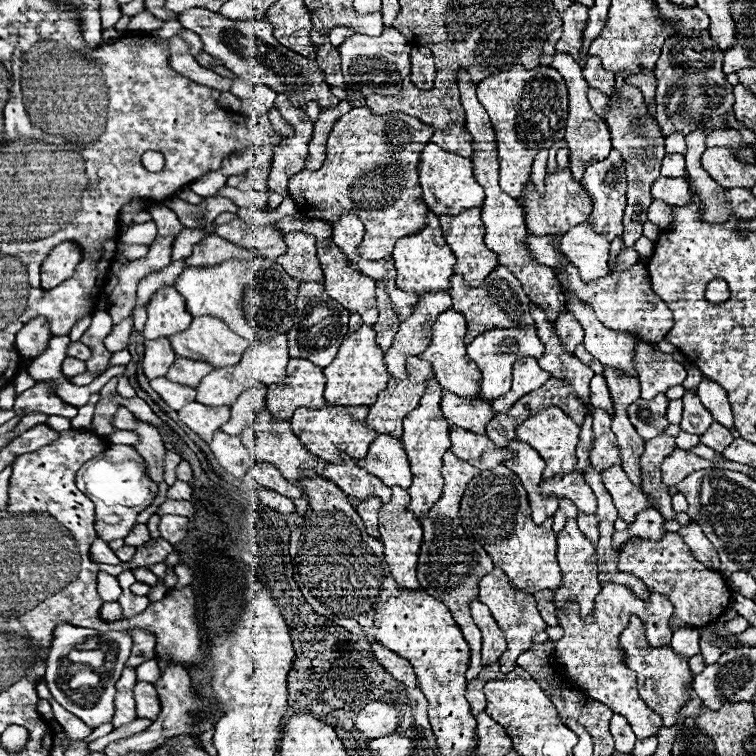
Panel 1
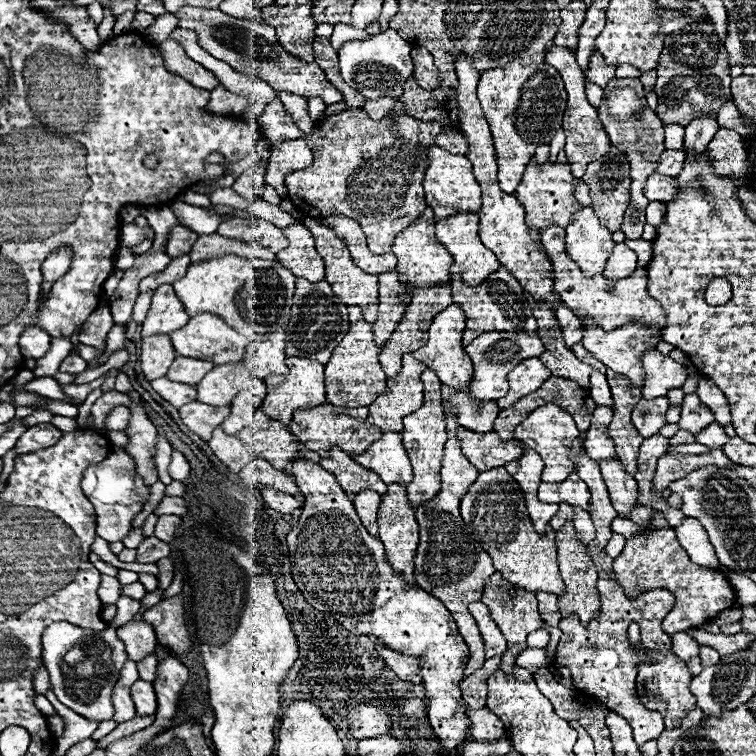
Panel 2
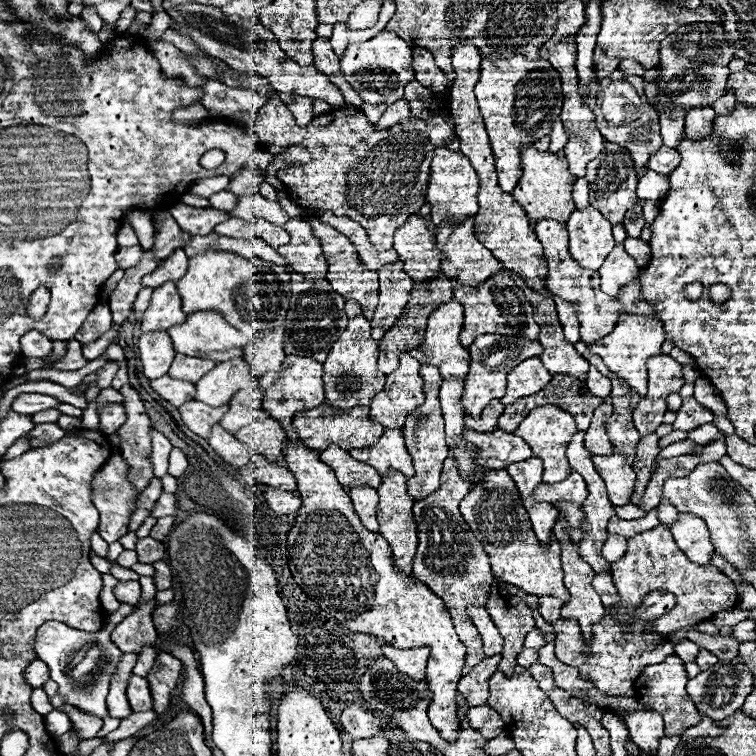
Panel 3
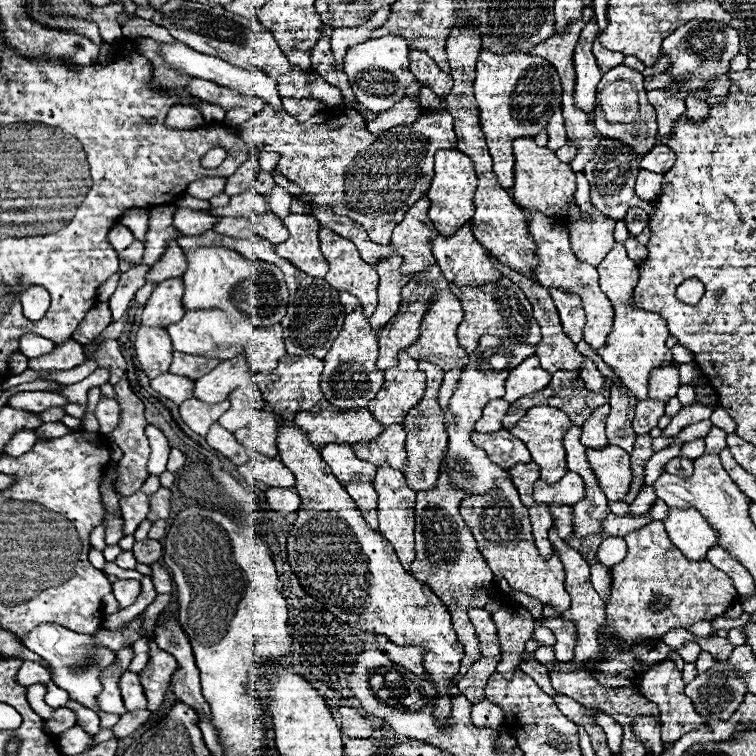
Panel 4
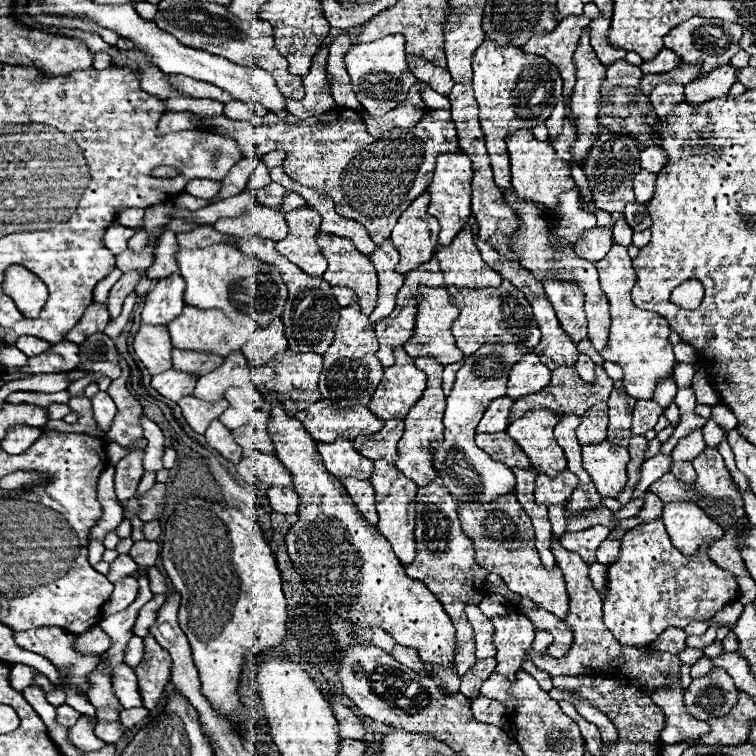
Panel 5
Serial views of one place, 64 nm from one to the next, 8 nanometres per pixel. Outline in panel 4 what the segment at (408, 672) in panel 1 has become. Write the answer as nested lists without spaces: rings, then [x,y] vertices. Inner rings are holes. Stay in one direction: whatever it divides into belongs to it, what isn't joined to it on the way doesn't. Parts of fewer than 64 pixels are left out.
[[[388,642],[384,646],[384,654],[394,662],[394,664],[400,664],[404,666],[406,670],[410,670],[412,674],[424,674],[424,666],[422,666],[422,660],[424,660],[424,652],[420,646],[394,646],[392,642]]]

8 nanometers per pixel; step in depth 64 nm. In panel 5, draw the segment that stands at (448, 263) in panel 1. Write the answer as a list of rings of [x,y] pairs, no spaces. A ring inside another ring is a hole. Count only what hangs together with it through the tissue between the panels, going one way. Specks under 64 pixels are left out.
[[[424,192],[414,200],[414,204],[410,204],[392,230],[394,248],[400,252],[396,270],[402,274],[416,270],[424,262],[430,262],[432,250],[438,244],[440,226],[436,218],[428,216],[428,204],[430,194]]]

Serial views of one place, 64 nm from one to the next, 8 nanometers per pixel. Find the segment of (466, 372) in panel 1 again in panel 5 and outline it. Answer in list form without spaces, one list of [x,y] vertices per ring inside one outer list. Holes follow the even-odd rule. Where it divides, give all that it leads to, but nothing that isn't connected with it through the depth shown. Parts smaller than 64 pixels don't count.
[[[420,288],[420,296],[418,296],[418,314],[416,314],[416,328],[414,328],[414,336],[404,344],[406,354],[410,354],[412,358],[418,356],[430,356],[436,362],[440,362],[442,366],[448,364],[456,364],[464,358],[462,350],[456,346],[454,336],[450,334],[452,324],[458,320],[460,312],[454,306],[450,292],[446,288]]]

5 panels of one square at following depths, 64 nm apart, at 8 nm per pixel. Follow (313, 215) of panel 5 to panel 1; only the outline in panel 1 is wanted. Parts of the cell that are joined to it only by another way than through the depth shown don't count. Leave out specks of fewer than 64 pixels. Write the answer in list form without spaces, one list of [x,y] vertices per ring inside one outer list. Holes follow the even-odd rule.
[[[302,232],[284,234],[288,246],[286,254],[278,256],[276,262],[298,282],[322,282],[322,270],[316,258],[316,240]]]

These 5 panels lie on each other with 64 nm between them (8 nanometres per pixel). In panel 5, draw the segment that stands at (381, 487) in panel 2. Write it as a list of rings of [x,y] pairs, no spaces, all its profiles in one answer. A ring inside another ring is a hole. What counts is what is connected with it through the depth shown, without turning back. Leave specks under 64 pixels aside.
[[[338,438],[332,444],[318,444],[318,452],[324,460],[328,472],[336,478],[358,478],[368,480],[372,476],[374,464],[368,458],[362,458],[354,448],[352,442],[346,438]]]

